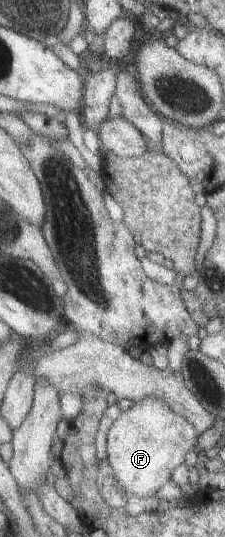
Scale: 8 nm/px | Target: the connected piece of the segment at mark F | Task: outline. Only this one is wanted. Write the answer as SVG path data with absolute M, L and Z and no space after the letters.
M149 398L136 403L130 410L123 411L115 420L107 434L107 451L104 464L112 471L116 486L125 497L155 498L157 492L171 481L171 476L177 466L185 462L187 453L195 451L199 434L197 428L185 417L175 413L165 401Z

